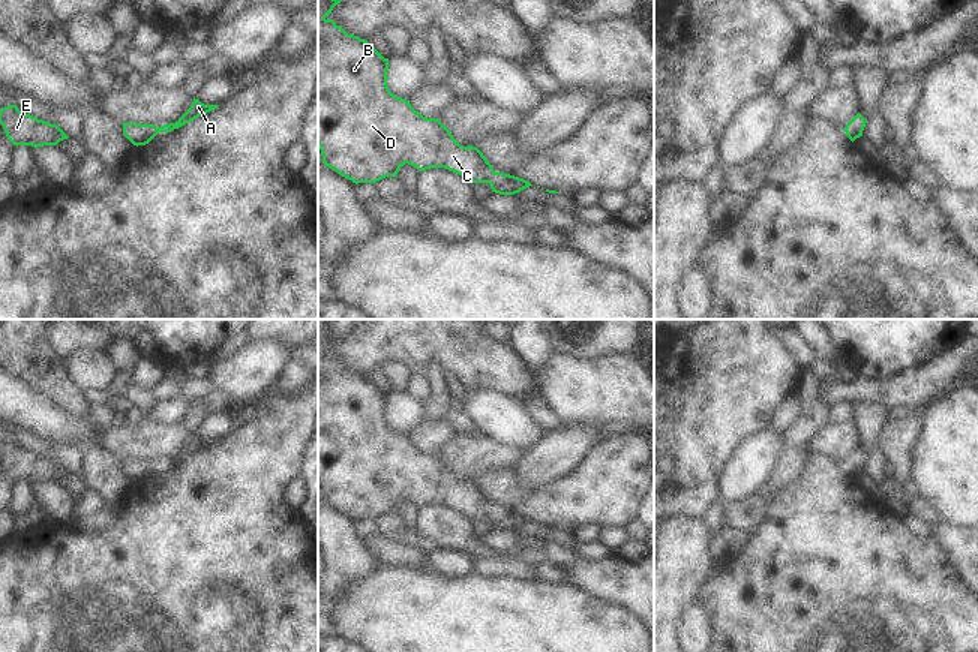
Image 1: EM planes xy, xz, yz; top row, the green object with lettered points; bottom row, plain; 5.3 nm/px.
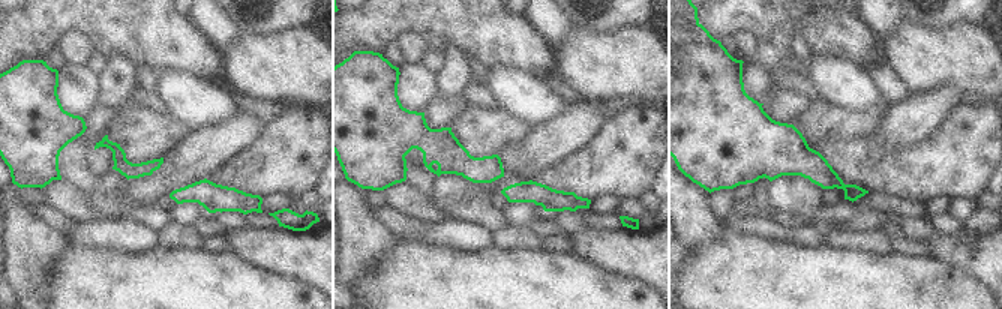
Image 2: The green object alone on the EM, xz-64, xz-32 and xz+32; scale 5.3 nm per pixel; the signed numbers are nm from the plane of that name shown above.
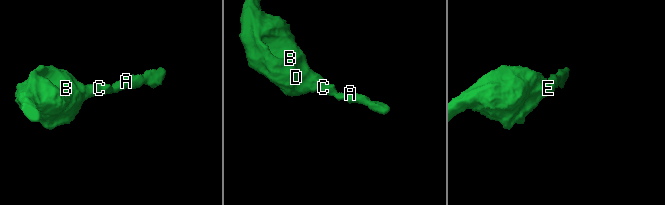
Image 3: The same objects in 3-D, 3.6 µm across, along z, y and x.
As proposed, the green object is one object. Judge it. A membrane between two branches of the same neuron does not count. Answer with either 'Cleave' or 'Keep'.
Keep.

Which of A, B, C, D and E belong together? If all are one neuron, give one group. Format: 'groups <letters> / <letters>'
groups A B C D E

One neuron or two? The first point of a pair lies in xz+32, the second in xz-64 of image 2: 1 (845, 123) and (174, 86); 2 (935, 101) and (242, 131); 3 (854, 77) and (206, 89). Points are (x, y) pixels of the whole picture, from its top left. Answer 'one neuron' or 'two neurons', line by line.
1: two neurons
2: one neuron
3: one neuron

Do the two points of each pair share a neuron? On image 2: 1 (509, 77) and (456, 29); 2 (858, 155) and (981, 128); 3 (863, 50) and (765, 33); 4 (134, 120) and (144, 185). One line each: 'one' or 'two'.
1: two
2: one
3: one
4: two

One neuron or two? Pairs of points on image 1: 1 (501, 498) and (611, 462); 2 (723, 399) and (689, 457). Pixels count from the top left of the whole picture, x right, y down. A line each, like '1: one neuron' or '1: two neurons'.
1: one neuron
2: one neuron

